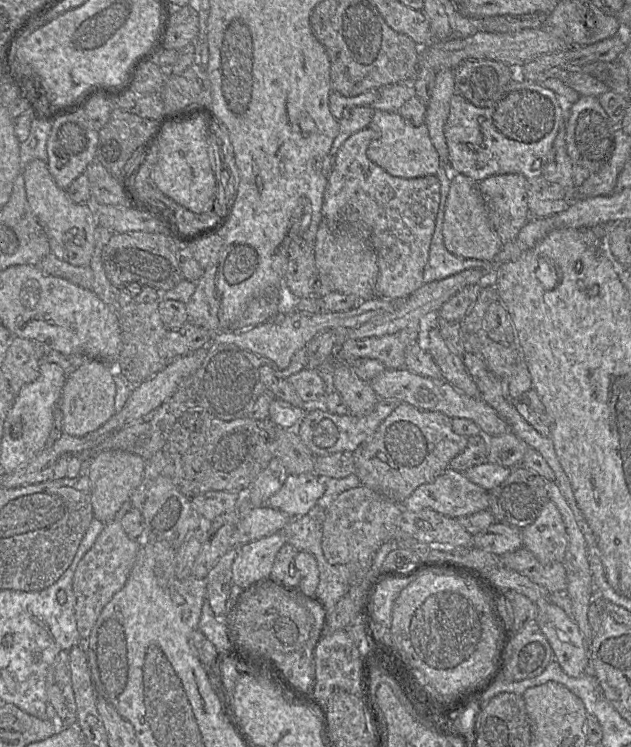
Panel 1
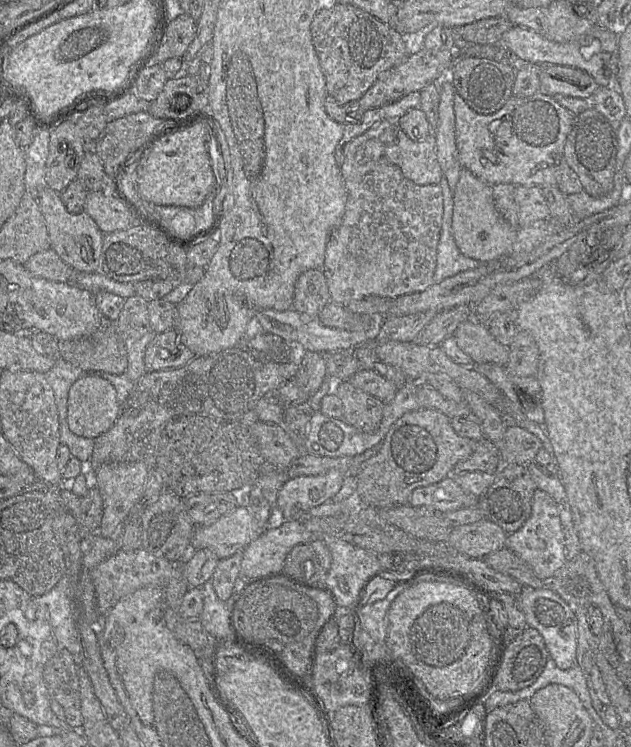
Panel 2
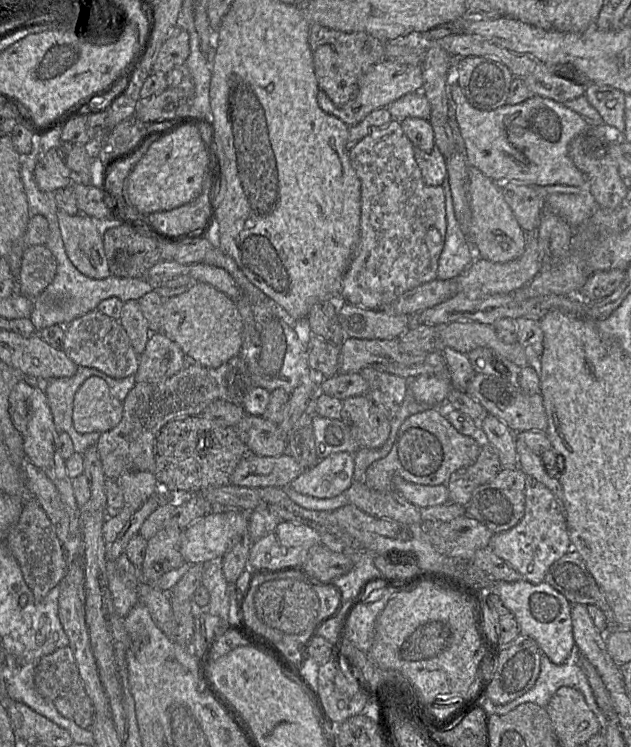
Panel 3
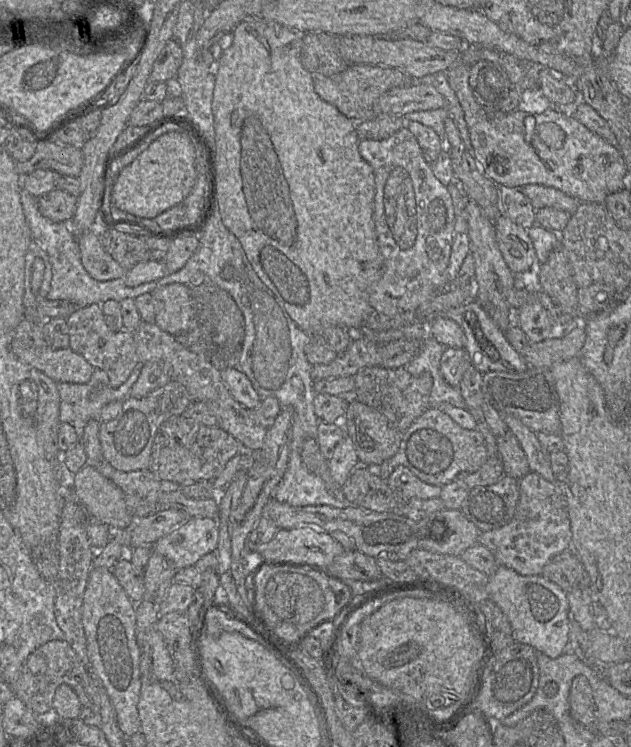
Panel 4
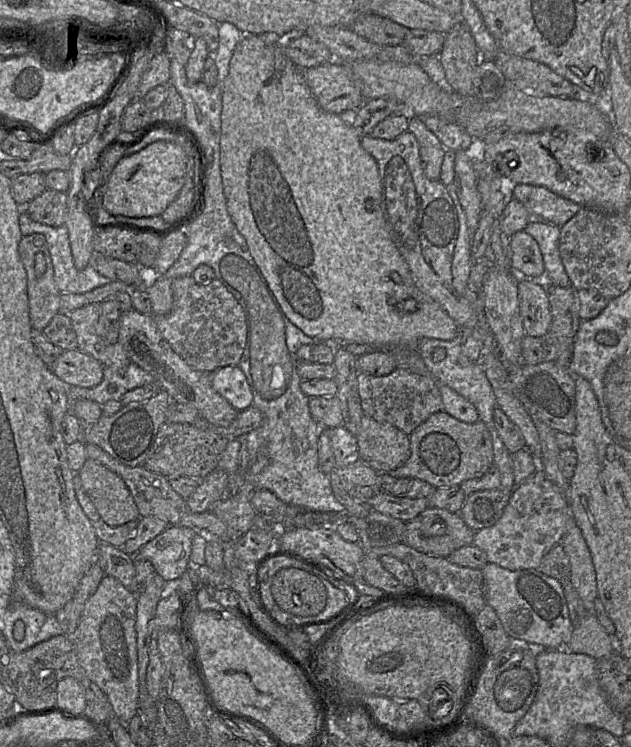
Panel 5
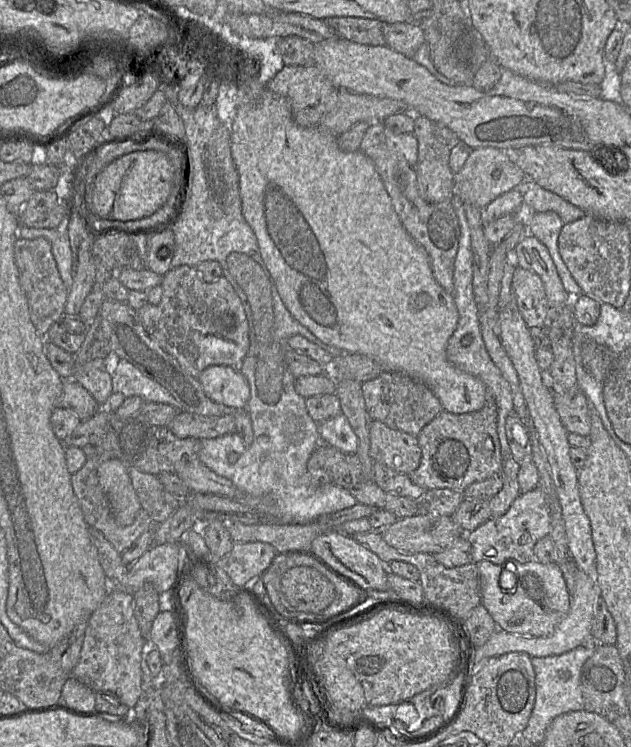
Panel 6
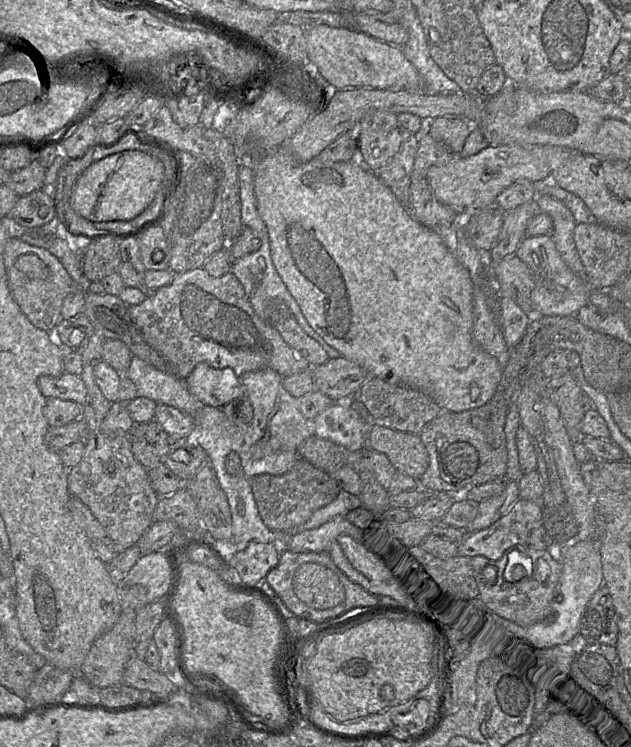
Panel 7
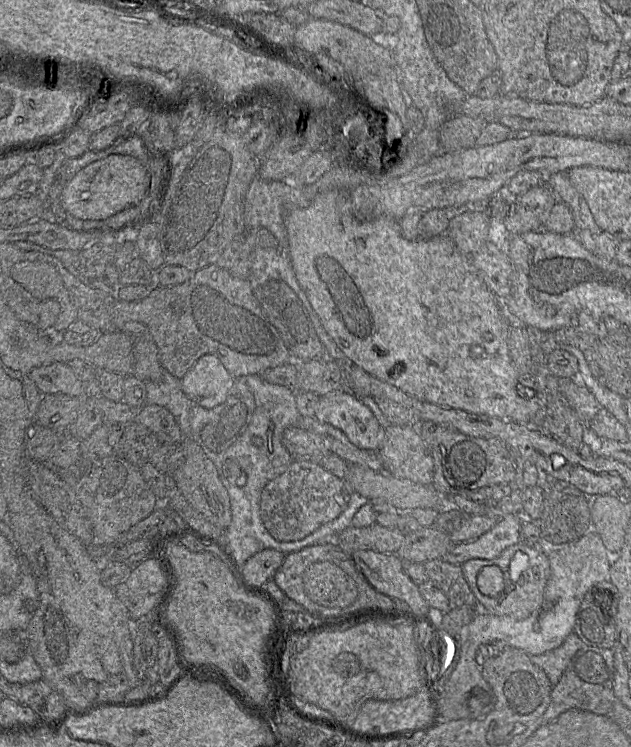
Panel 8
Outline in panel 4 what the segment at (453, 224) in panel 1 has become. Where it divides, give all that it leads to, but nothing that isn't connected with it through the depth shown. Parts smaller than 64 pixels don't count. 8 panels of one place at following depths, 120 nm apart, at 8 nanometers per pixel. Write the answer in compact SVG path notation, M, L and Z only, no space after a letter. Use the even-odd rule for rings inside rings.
M501 214L493 224L499 250L508 268L514 274L528 270L537 255L527 229Z

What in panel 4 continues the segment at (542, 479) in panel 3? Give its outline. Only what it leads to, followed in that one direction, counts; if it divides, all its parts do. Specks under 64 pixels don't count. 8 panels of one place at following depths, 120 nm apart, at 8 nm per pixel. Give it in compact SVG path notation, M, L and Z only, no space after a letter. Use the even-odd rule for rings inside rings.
M501 415L523 449L530 471L538 473L548 481L557 482L550 467L549 453L539 443L536 432L511 415Z

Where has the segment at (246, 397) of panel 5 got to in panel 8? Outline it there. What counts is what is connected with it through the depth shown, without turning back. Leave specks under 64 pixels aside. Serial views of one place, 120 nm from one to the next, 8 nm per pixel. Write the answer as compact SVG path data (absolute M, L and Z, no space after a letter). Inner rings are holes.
M213 354L201 356L181 379L187 397L204 408L224 403L234 386L234 378Z

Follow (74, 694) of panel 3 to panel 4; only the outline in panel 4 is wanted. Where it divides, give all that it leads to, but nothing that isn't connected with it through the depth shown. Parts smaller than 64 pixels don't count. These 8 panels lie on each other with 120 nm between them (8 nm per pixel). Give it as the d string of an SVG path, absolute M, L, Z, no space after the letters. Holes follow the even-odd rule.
M52 640L33 651L22 666L7 666L3 673L3 682L7 683L14 695L22 700L36 715L43 715L52 709L56 689L61 684L68 684L77 694L81 703L79 719L88 726L100 727L100 702L97 692L100 680L91 672L91 667L85 666L66 640Z

